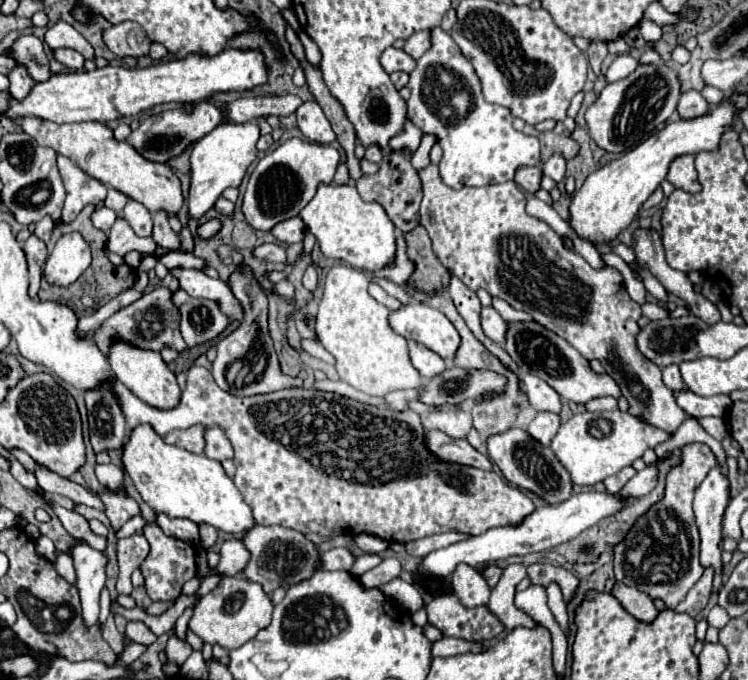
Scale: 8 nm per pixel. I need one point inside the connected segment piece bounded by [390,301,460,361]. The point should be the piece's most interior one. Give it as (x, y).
(428, 326)

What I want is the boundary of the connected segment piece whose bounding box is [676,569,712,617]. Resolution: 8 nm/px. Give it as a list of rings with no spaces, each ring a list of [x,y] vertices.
[[[706,569],[700,581],[688,591],[686,599],[676,607],[676,611],[696,617],[706,607],[710,593],[712,593],[712,569]]]

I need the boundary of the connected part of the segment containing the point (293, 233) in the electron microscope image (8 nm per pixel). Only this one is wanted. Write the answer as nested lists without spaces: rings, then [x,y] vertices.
[[[294,217],[294,219],[286,219],[286,221],[278,223],[278,225],[274,225],[270,233],[272,233],[278,241],[290,245],[290,243],[302,241],[306,229],[304,229],[304,223],[302,223],[298,217]]]

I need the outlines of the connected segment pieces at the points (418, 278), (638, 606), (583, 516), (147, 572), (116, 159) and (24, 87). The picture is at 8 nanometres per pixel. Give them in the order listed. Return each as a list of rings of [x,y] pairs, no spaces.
[[[418,225],[414,227],[414,231],[408,231],[404,239],[408,245],[408,259],[414,263],[414,275],[410,275],[410,283],[414,283],[414,287],[418,287],[420,291],[446,291],[450,273],[438,259],[434,259],[426,229]]]
[[[616,581],[614,583],[614,589],[612,589],[612,595],[620,601],[620,605],[630,613],[634,615],[638,621],[652,621],[656,615],[658,615],[658,609],[654,607],[652,599],[634,589],[634,587],[626,587],[622,581]]]
[[[574,493],[570,499],[558,503],[558,505],[546,505],[542,509],[534,509],[518,527],[494,527],[482,535],[470,537],[466,541],[458,541],[450,547],[432,551],[430,555],[424,557],[422,567],[438,577],[448,577],[458,563],[466,563],[470,567],[482,567],[486,563],[494,563],[512,555],[528,555],[534,551],[546,551],[556,545],[562,545],[570,539],[574,539],[578,533],[586,531],[588,527],[596,525],[600,519],[614,515],[616,511],[622,509],[622,501],[616,495],[606,495],[606,493]]]
[[[154,521],[144,527],[144,537],[150,543],[150,555],[140,565],[146,581],[146,591],[152,601],[174,601],[180,595],[182,585],[196,575],[196,549],[186,541],[164,535],[164,531]]]
[[[24,117],[20,121],[20,127],[32,135],[38,145],[52,147],[56,153],[72,159],[82,171],[86,171],[90,177],[112,185],[114,189],[122,191],[130,199],[142,203],[150,213],[166,211],[168,215],[178,215],[178,211],[184,205],[182,185],[176,173],[166,163],[154,163],[144,159],[132,145],[126,141],[116,141],[112,135],[112,129],[108,129],[104,123],[98,121],[86,121],[86,123],[50,123],[38,117]]]
[[[18,63],[8,73],[8,79],[10,79],[10,93],[16,99],[26,97],[28,91],[32,89],[32,85],[34,85],[34,79],[30,79],[30,75],[26,75],[26,67],[18,67]]]

